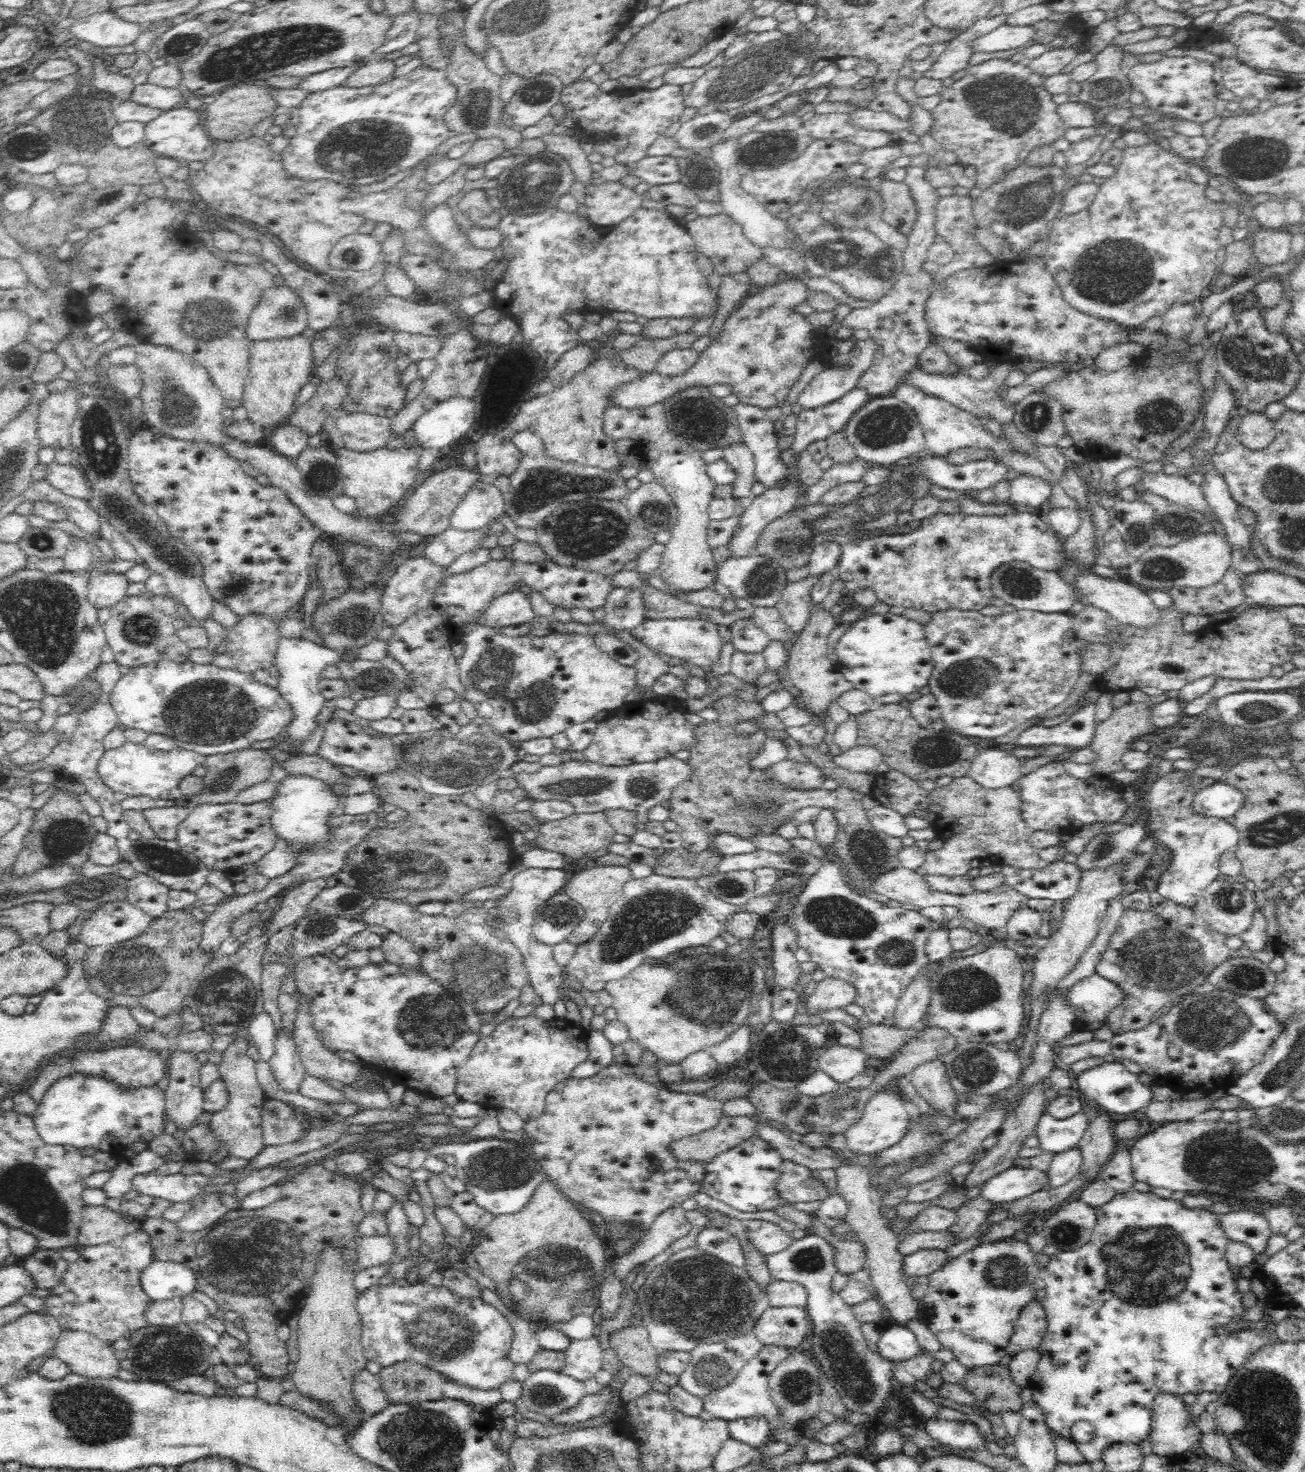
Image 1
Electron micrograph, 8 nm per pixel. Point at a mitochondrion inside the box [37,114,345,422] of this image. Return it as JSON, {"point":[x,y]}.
{"point":[206,320]}

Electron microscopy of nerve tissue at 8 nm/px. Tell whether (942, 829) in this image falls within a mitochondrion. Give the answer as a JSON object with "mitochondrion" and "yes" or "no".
{"mitochondrion":"no"}

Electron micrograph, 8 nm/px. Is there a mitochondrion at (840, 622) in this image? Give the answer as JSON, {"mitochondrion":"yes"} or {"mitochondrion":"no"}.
{"mitochondrion":"no"}

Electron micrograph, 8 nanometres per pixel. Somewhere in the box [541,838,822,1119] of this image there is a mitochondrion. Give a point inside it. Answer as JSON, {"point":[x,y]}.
{"point":[696,997]}

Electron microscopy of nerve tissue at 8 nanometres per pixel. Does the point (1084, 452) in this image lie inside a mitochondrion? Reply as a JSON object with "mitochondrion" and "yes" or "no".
{"mitochondrion":"no"}

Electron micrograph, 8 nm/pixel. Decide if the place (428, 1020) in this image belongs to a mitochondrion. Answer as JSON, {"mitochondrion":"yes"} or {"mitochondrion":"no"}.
{"mitochondrion":"yes"}

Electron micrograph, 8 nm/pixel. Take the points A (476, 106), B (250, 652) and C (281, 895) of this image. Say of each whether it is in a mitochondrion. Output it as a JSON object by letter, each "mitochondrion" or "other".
{"A":"mitochondrion","B":"other","C":"other"}

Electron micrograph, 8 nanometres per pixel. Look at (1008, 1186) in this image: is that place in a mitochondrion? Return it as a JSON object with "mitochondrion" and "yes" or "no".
{"mitochondrion":"no"}

